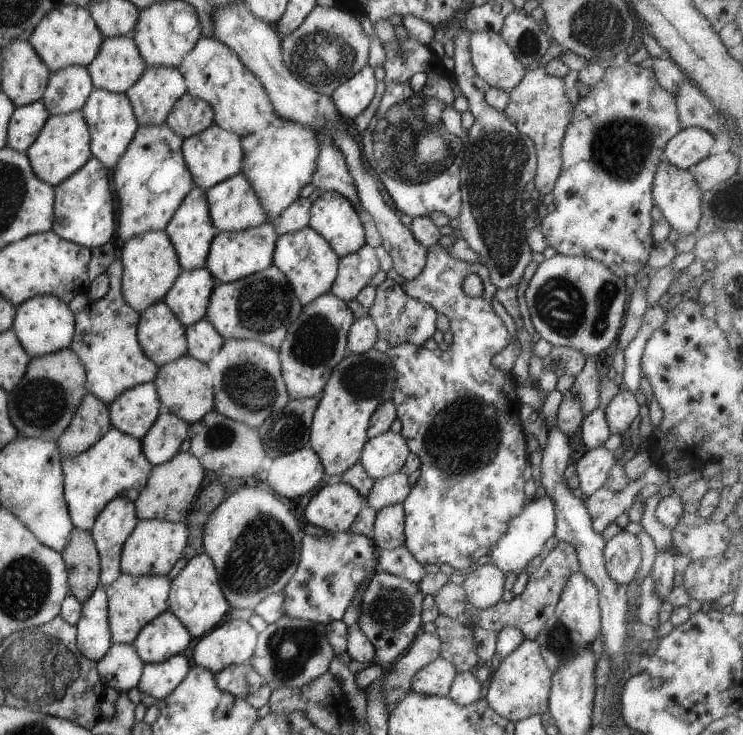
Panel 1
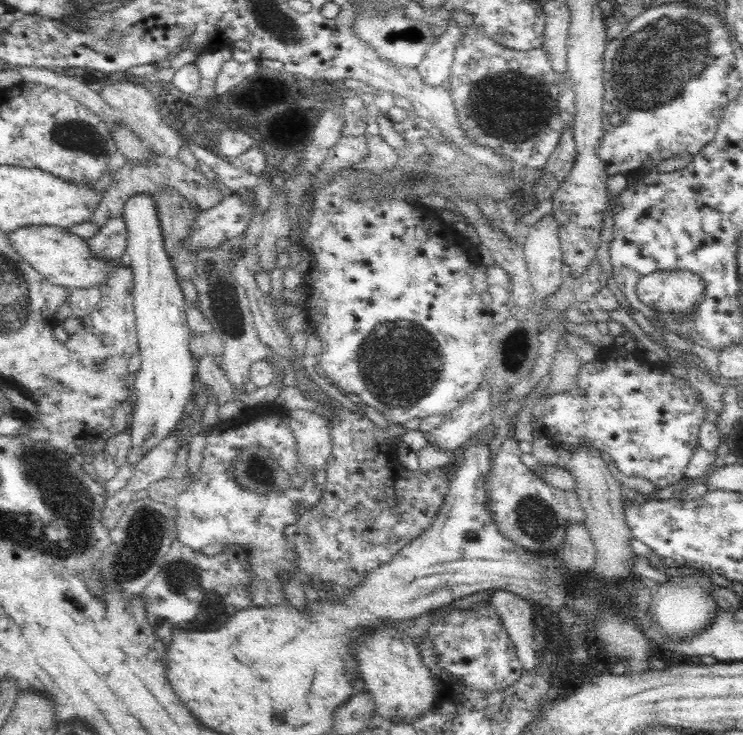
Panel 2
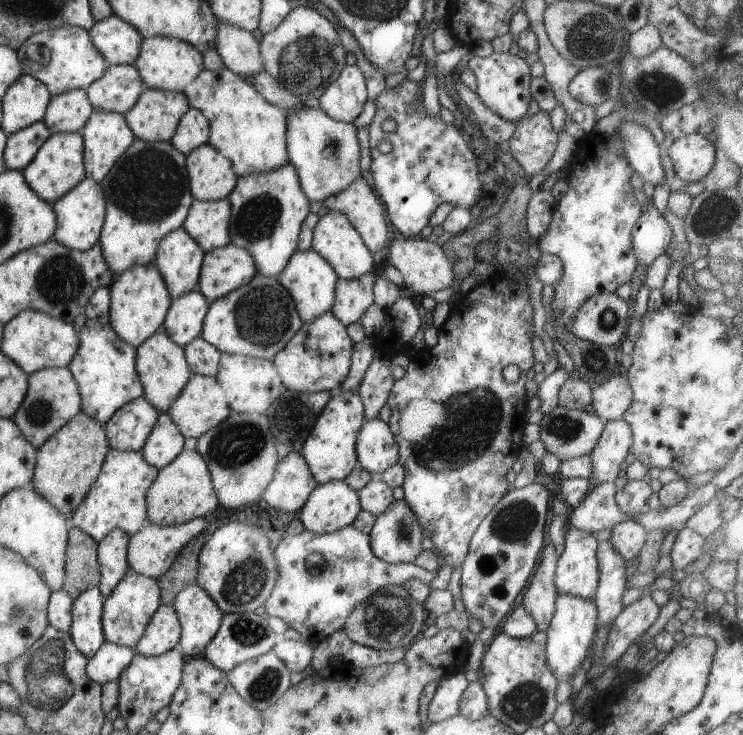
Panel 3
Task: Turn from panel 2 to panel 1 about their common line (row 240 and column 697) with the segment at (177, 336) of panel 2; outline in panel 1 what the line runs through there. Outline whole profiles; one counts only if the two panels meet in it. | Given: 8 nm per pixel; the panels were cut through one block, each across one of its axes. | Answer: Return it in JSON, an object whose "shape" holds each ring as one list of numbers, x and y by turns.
{"shape":[[688,127,677,132,668,142,661,162,677,169,686,170,718,148,718,141,711,133,697,127]]}

